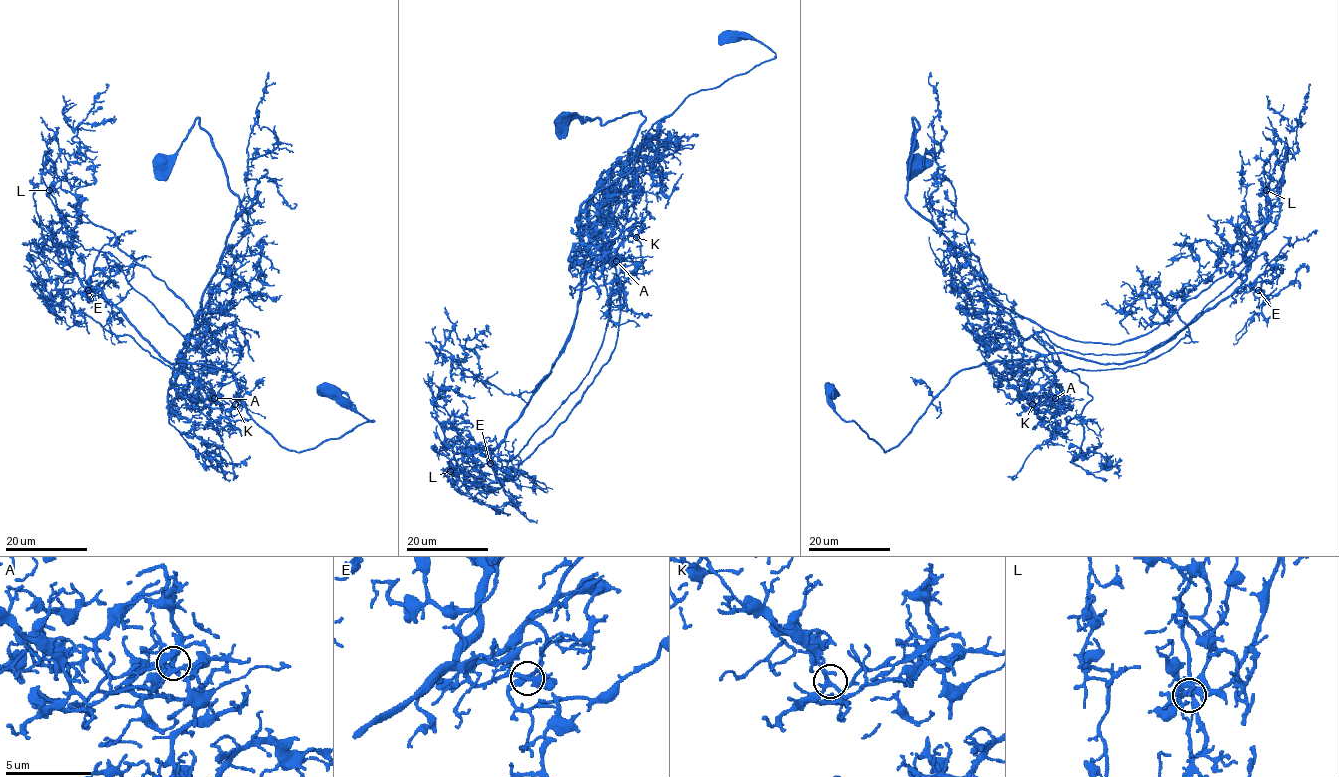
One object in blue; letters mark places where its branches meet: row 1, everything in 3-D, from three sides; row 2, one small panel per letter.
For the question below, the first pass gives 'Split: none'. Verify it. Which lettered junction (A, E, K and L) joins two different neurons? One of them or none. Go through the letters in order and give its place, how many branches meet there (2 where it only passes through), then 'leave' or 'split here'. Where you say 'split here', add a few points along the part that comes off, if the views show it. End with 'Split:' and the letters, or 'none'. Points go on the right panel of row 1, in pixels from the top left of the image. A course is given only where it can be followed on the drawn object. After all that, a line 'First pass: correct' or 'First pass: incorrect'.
A: place (1055, 398); branches 4; leave
E: place (1258, 290); branches 4; leave
K: place (1032, 404); branches 5; leave
L: place (1266, 190); branches 8; split here; course (1266, 190), (1243, 287), (1143, 356), (1105, 364), (1050, 352), (965, 368), (886, 452), (832, 407), (830, 385)
Split: L
First pass: incorrect

